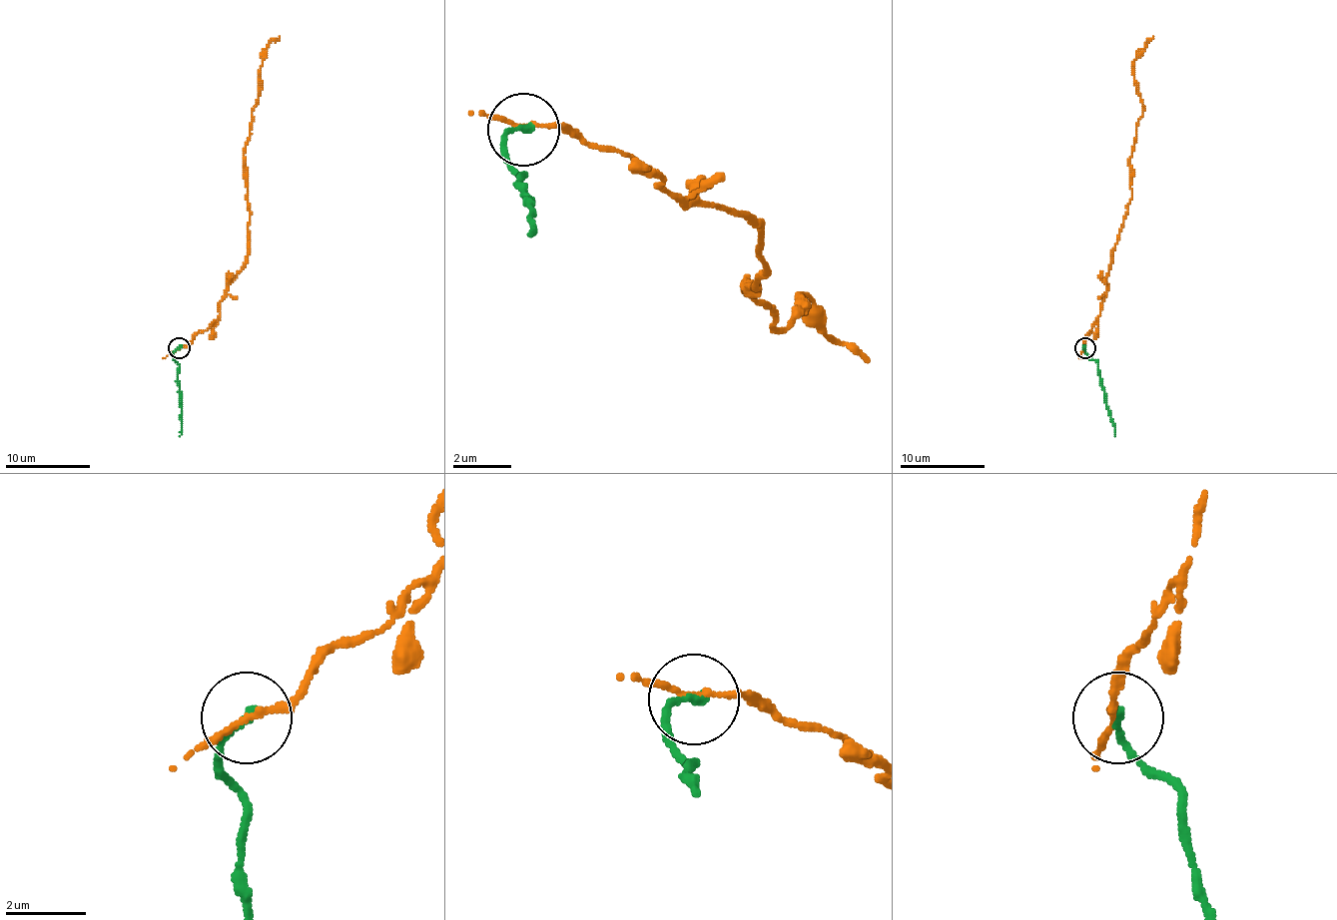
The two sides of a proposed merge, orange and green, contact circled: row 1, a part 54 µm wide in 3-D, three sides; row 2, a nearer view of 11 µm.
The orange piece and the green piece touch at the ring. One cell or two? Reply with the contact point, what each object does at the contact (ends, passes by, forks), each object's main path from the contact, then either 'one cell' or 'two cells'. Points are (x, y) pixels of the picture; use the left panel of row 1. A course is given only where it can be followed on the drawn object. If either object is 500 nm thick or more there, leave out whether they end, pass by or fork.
place (179, 347); orange passes by; green ends; course orange (180, 347), (218, 317), (226, 283), (245, 260), (247, 197), (243, 148), (258, 98), (262, 53), (279, 36); course green (180, 347), (173, 358), (180, 364), (180, 436); two cells

